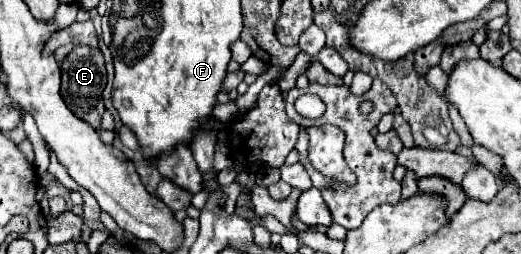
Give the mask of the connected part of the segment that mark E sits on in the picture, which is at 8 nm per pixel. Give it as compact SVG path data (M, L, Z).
M75 46L61 62L61 96L65 100L65 104L71 108L73 114L77 114L77 118L85 120L87 124L91 124L95 130L99 128L101 122L101 114L105 112L103 108L103 88L107 82L107 74L105 74L105 62L103 62L103 54L101 50L89 48L89 46Z

